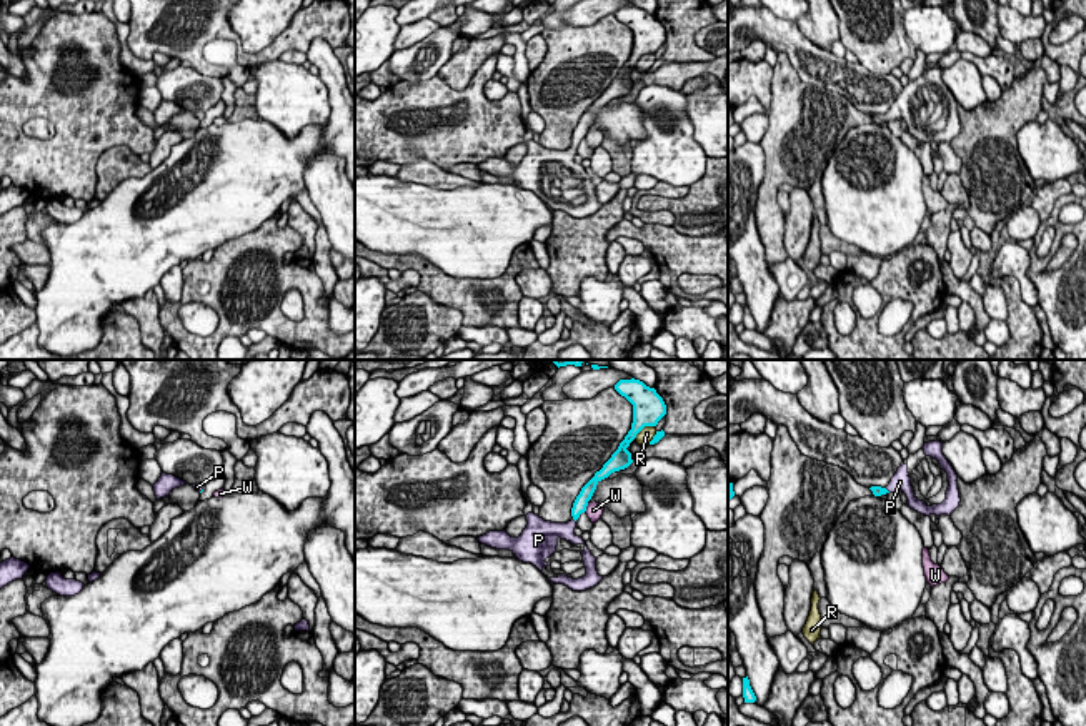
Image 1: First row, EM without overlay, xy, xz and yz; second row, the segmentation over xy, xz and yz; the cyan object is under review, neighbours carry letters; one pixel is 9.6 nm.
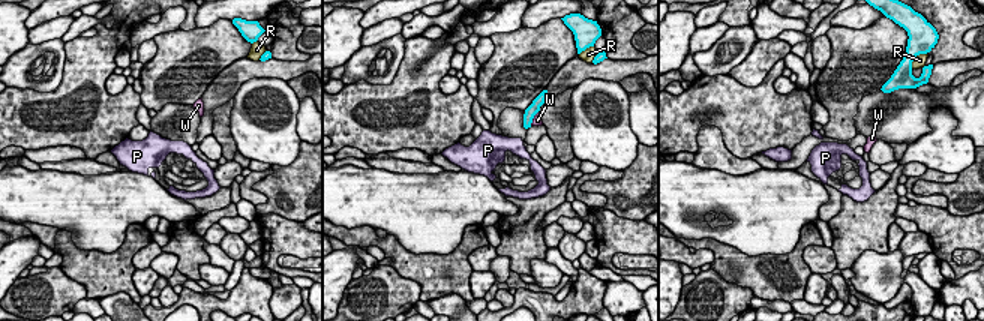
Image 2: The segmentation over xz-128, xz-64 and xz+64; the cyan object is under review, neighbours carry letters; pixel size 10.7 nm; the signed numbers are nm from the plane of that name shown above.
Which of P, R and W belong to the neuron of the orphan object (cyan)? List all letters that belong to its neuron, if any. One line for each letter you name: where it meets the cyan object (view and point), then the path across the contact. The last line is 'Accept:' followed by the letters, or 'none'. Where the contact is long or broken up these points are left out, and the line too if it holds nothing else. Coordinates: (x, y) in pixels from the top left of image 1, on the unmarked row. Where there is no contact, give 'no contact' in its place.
P: meets cyan in yz at (886, 117); runs through yz (876, 117), (886, 117), (900, 109)
Accept: P

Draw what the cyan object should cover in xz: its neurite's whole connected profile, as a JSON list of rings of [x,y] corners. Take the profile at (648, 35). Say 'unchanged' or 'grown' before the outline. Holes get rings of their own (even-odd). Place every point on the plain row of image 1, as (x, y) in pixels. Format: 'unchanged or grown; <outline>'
unchanged; [[[620,7],[615,12],[615,17],[633,32],[631,57],[620,70],[618,77],[611,82],[611,85],[603,92],[603,95],[596,98],[595,103],[581,115],[571,135],[571,143],[575,148],[581,140],[586,138],[588,128],[591,127],[596,112],[611,100],[625,97],[633,90],[631,80],[626,75],[636,65],[636,62],[645,53],[656,53],[658,48],[666,42],[666,32],[663,25],[656,20],[655,15],[646,13],[640,7]]]

